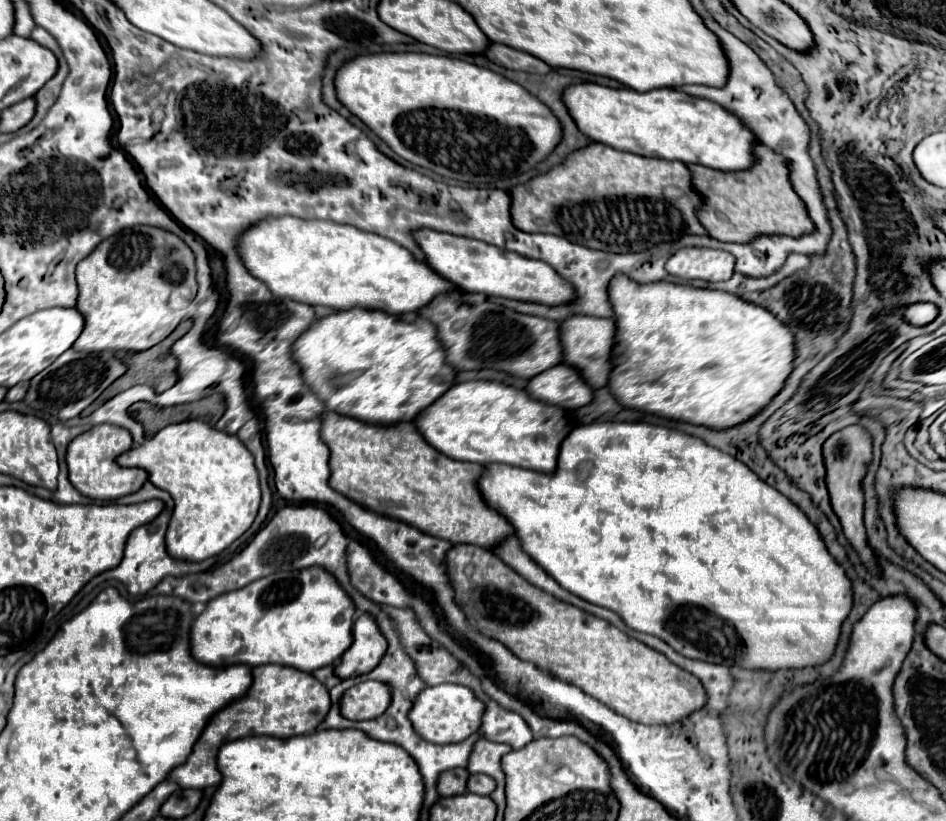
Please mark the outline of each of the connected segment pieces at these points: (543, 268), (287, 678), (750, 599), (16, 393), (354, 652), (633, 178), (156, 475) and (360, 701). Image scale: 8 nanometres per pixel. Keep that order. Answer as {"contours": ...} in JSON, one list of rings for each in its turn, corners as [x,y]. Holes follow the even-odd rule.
{"contours":[[[[420,230],[414,236],[426,254],[428,266],[432,266],[440,276],[454,282],[464,292],[482,292],[486,296],[502,296],[546,306],[570,304],[576,296],[574,286],[558,276],[558,272],[546,262],[522,258],[520,254],[498,250],[496,246],[490,246],[486,242],[434,230]]],[[[256,666],[252,670],[252,686],[250,692],[220,710],[212,716],[210,724],[204,728],[202,736],[198,738],[192,754],[188,756],[186,764],[178,766],[170,778],[182,788],[208,788],[218,786],[222,782],[222,774],[216,764],[216,756],[222,744],[244,738],[244,736],[298,736],[314,732],[330,710],[330,694],[322,682],[318,682],[312,674],[294,670],[290,666]]],[[[594,422],[578,426],[570,432],[568,438],[564,438],[560,446],[556,472],[542,474],[506,464],[490,464],[484,466],[478,488],[484,500],[502,516],[506,516],[516,528],[516,536],[522,540],[524,552],[528,552],[528,556],[534,558],[562,588],[592,604],[616,612],[628,628],[658,636],[668,642],[676,652],[692,660],[728,666],[728,660],[732,658],[732,664],[740,668],[762,668],[768,672],[822,666],[834,654],[842,624],[852,610],[852,582],[846,576],[844,568],[828,552],[820,532],[808,520],[808,516],[784,494],[762,482],[752,470],[746,470],[742,462],[734,462],[734,458],[730,458],[728,454],[718,454],[718,450],[706,446],[706,442],[672,428],[640,422]],[[584,462],[592,464],[588,480],[578,478],[578,466]]],[[[22,382],[22,384],[18,384],[18,386],[12,386],[12,388],[8,390],[8,394],[6,394],[6,402],[18,402],[18,400],[24,398],[26,392],[28,392],[28,382]]],[[[362,614],[354,622],[354,642],[344,652],[340,666],[336,666],[336,676],[352,678],[366,674],[378,666],[382,656],[386,654],[388,640],[380,632],[372,614]]],[[[590,144],[586,150],[576,150],[570,154],[564,164],[550,170],[544,176],[530,180],[530,188],[526,184],[514,186],[510,190],[512,196],[512,222],[518,230],[530,234],[554,234],[564,236],[574,244],[582,244],[592,250],[604,252],[640,252],[662,242],[678,240],[686,234],[708,236],[704,226],[698,222],[696,212],[702,206],[702,196],[692,186],[692,172],[682,162],[670,162],[660,158],[644,158],[638,154],[614,150],[606,144]]],[[[186,420],[180,424],[170,424],[162,428],[156,436],[148,438],[144,444],[134,446],[128,452],[120,454],[116,462],[126,468],[144,468],[150,474],[148,478],[150,482],[172,494],[176,506],[166,532],[166,546],[170,556],[174,558],[198,562],[220,554],[252,526],[258,514],[262,492],[258,482],[258,470],[254,466],[254,456],[236,434],[216,430],[214,426],[208,426],[202,420]]],[[[368,680],[352,686],[342,696],[342,716],[350,720],[378,718],[392,700],[392,688],[378,680]]]]}

